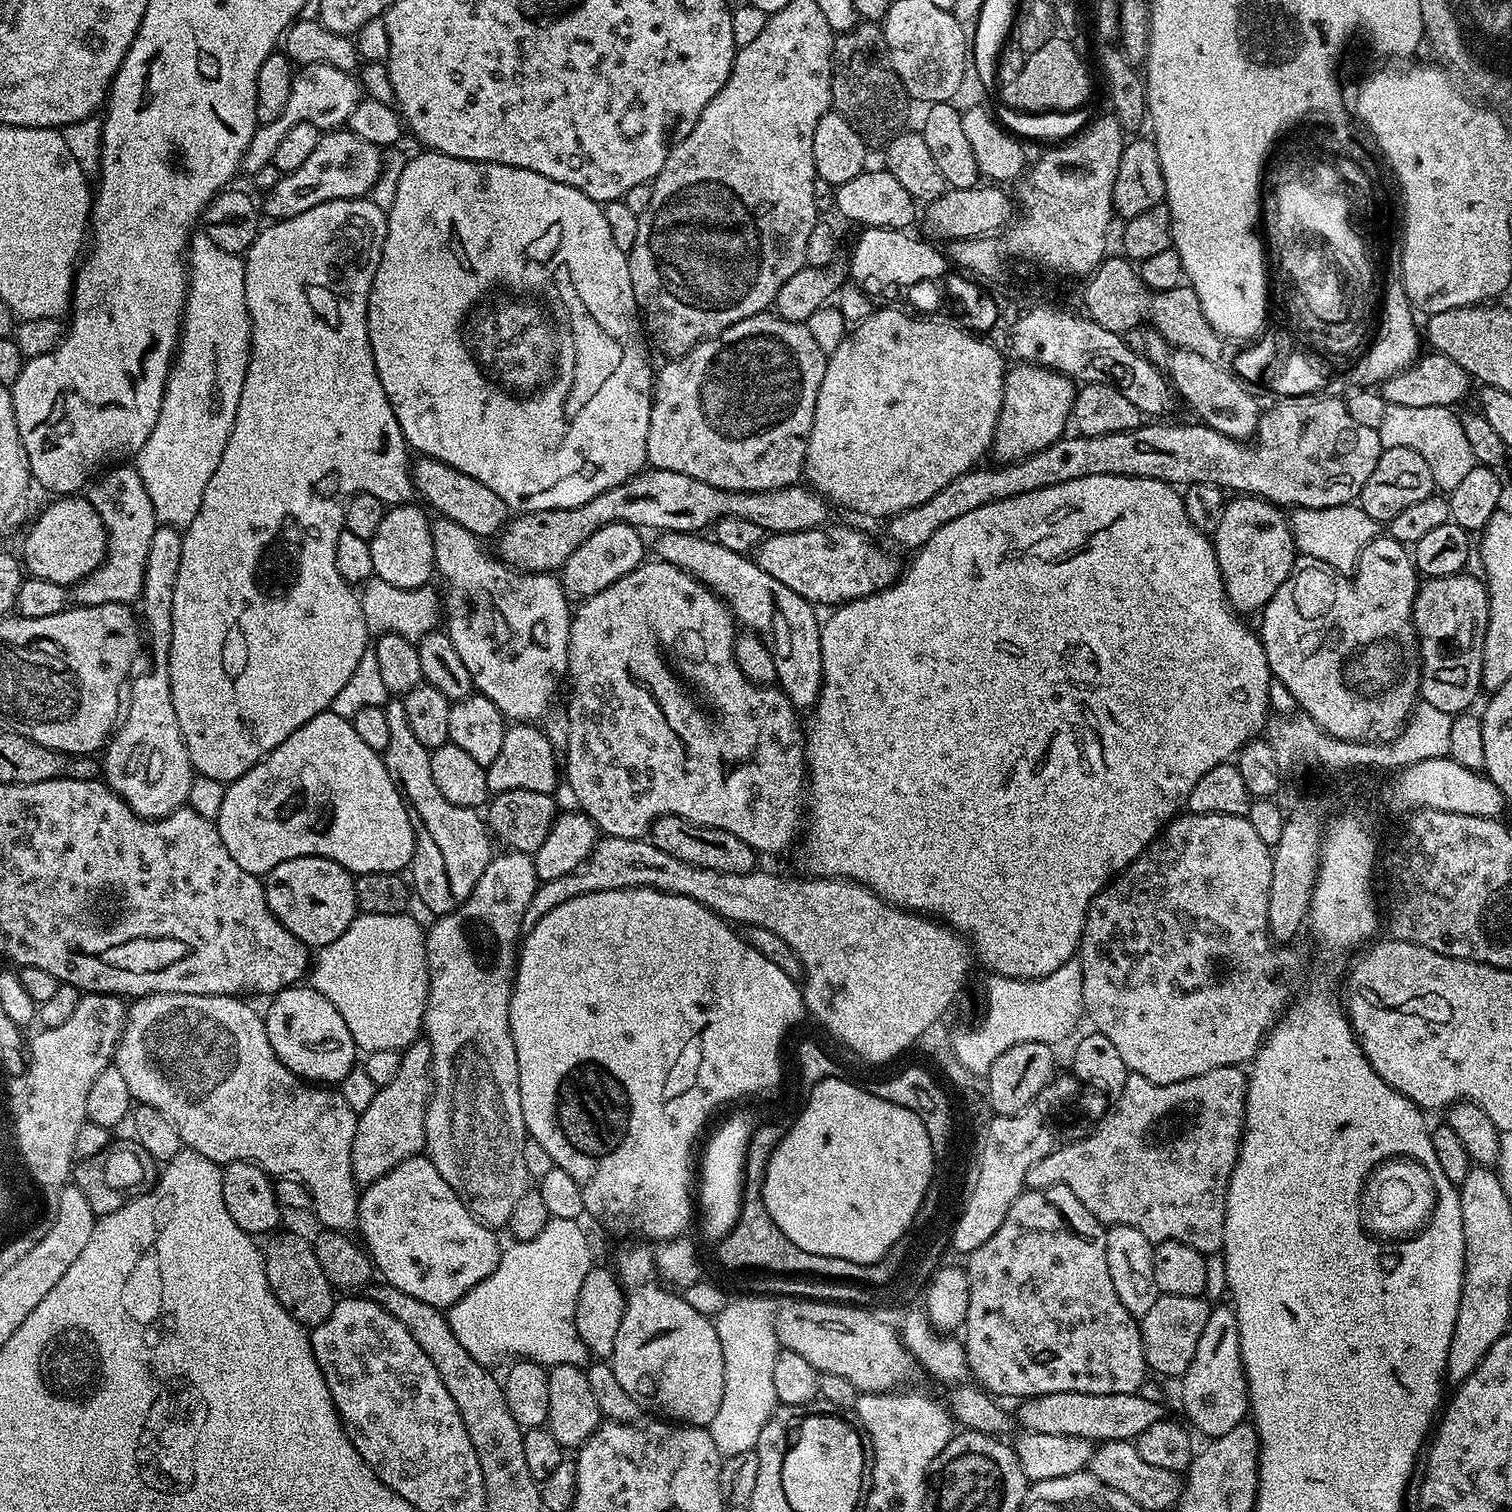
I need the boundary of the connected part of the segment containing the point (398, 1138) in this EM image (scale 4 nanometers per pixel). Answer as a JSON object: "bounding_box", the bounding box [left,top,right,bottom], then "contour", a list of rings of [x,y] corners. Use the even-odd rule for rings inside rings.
{"bounding_box":[355,1038,432,1153],"contour":[[[418,1038],[401,1053],[397,1077],[386,1087],[375,1091],[372,1101],[359,1113],[355,1134],[360,1132],[384,1132],[384,1144],[416,1144],[421,1153],[425,1140],[425,1112],[431,1096],[432,1051],[426,1040]]]}

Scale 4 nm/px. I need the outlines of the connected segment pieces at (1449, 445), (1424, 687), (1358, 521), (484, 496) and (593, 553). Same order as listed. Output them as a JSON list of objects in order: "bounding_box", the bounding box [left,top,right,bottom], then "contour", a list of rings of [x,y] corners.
[{"bounding_box":[1378,405,1476,492],"contour":[[[1388,405],[1382,418],[1382,426],[1378,429],[1380,443],[1384,448],[1406,448],[1418,451],[1430,466],[1435,487],[1442,492],[1449,492],[1462,482],[1470,470],[1476,466],[1473,450],[1462,430],[1459,415],[1451,407],[1418,407]]]},{"bounding_box":[1412,571,1488,714],"contour":[[[1467,571],[1449,576],[1425,579],[1412,599],[1412,621],[1416,627],[1416,641],[1420,643],[1420,696],[1423,703],[1438,706],[1449,714],[1467,712],[1473,707],[1476,695],[1481,695],[1482,646],[1488,621],[1488,586],[1479,575],[1468,576]]]},{"bounding_box":[1290,502,1382,574],"contour":[[[1356,502],[1329,508],[1297,508],[1291,513],[1290,523],[1299,555],[1318,558],[1345,574],[1355,569],[1362,550],[1382,532],[1381,525]]]},{"bounding_box":[411,456,510,538],"contour":[[[420,456],[417,461],[411,465],[412,483],[418,496],[425,500],[423,503],[429,509],[432,507],[437,517],[458,522],[458,526],[481,538],[495,537],[507,525],[510,509],[498,494],[494,494],[494,490],[482,486],[482,482],[470,478],[470,474],[462,474],[462,470],[446,466],[446,462],[438,462],[429,456]]]},{"bounding_box":[562,524,646,602],"contour":[[[607,524],[602,526],[602,530],[590,534],[590,538],[586,538],[586,542],[582,542],[582,546],[578,546],[578,550],[574,550],[564,563],[562,583],[565,596],[583,602],[640,567],[646,560],[644,540],[640,536],[643,535],[630,524]]]}]

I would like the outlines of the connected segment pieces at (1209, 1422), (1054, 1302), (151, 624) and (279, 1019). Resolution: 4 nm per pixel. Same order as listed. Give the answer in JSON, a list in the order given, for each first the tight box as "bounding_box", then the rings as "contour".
[{"bounding_box":[1179,1302,1250,1438],"contour":[[[1224,1302],[1213,1307],[1210,1318],[1206,1318],[1206,1327],[1198,1338],[1198,1350],[1194,1350],[1194,1358],[1184,1371],[1179,1384],[1180,1400],[1184,1403],[1185,1414],[1188,1415],[1187,1423],[1193,1429],[1196,1427],[1204,1438],[1221,1436],[1234,1430],[1234,1426],[1245,1423],[1250,1412],[1248,1383],[1242,1366],[1235,1308]]]},{"bounding_box":[962,1184,1150,1398],"contour":[[[1055,1184],[1049,1188],[1028,1188],[1020,1193],[1020,1197],[1014,1202],[1014,1206],[1010,1206],[1010,1210],[1006,1214],[1006,1218],[1002,1222],[1002,1226],[998,1226],[998,1230],[994,1230],[994,1234],[986,1242],[982,1242],[982,1246],[978,1246],[978,1250],[974,1250],[968,1257],[966,1263],[966,1271],[969,1278],[970,1288],[970,1304],[966,1313],[964,1325],[962,1327],[962,1343],[964,1353],[966,1354],[966,1362],[968,1363],[968,1371],[971,1379],[985,1392],[996,1398],[1004,1398],[1000,1396],[1016,1396],[1015,1398],[1027,1398],[1030,1396],[1041,1396],[1042,1394],[1058,1394],[1059,1392],[1073,1392],[1074,1394],[1130,1394],[1131,1392],[1139,1392],[1143,1386],[1146,1377],[1149,1375],[1150,1369],[1144,1351],[1142,1350],[1142,1334],[1140,1333],[1140,1325],[1137,1317],[1132,1316],[1125,1306],[1122,1306],[1118,1293],[1114,1290],[1114,1285],[1110,1278],[1109,1267],[1106,1260],[1106,1228],[1101,1224],[1098,1218],[1094,1218],[1094,1214],[1090,1214],[1090,1210],[1086,1210],[1086,1206],[1082,1206],[1082,1202],[1078,1202],[1078,1198],[1074,1198],[1071,1190],[1066,1190],[1066,1186]]]},{"bounding_box":[102,526,194,820],"contour":[[[157,526],[154,530],[150,554],[146,554],[146,574],[138,601],[138,616],[142,621],[147,651],[148,648],[152,651],[152,665],[145,672],[137,671],[131,677],[126,692],[126,711],[102,752],[104,783],[128,803],[134,814],[144,820],[161,820],[185,807],[194,779],[190,754],[178,726],[178,714],[174,714],[168,677],[174,586],[178,586],[178,566],[182,566],[183,541],[181,529]]]},{"bounding_box":[263,988,358,1086],"contour":[[[284,988],[271,997],[270,1003],[268,1012],[263,1013],[270,1046],[274,1046],[274,1054],[278,1054],[280,1061],[294,1075],[305,1082],[336,1086],[357,1067],[358,1049],[350,1034],[350,1026],[346,1026],[342,1014],[334,1010],[334,1002],[317,988]]]}]

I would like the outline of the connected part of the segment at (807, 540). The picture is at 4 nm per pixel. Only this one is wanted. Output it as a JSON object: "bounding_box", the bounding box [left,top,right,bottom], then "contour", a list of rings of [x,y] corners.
{"bounding_box":[754,524,893,606],"contour":[[[831,524],[801,532],[773,532],[765,535],[764,541],[754,553],[756,564],[762,566],[766,574],[774,574],[782,586],[790,586],[794,594],[806,598],[813,605],[839,606],[849,604],[852,600],[861,600],[863,596],[868,596],[868,572],[872,572],[876,580],[888,580],[888,576],[893,576],[893,557],[884,553],[866,533],[856,528],[847,528],[844,524]]]}

